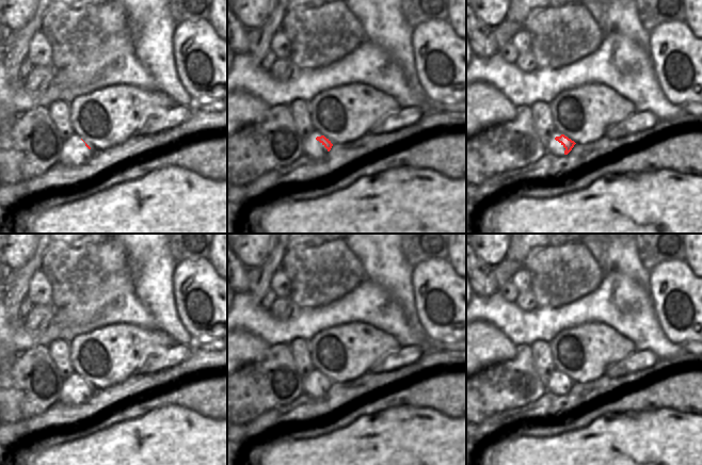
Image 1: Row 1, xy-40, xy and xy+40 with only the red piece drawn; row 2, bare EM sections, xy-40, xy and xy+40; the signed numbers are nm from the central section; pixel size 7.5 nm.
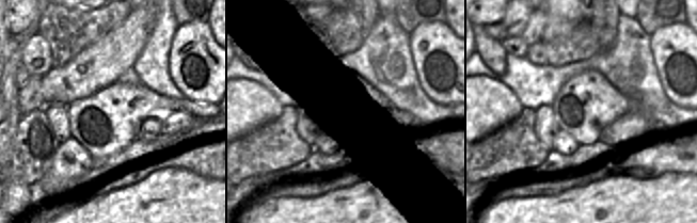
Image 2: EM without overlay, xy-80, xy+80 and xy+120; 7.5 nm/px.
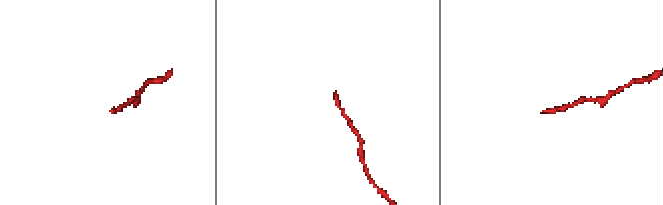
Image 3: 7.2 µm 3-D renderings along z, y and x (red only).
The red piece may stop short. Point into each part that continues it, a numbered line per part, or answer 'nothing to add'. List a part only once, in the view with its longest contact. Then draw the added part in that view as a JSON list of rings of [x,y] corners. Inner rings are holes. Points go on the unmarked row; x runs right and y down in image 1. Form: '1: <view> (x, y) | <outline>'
nothing to add

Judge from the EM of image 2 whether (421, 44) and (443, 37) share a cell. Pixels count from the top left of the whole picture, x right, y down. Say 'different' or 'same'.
same

